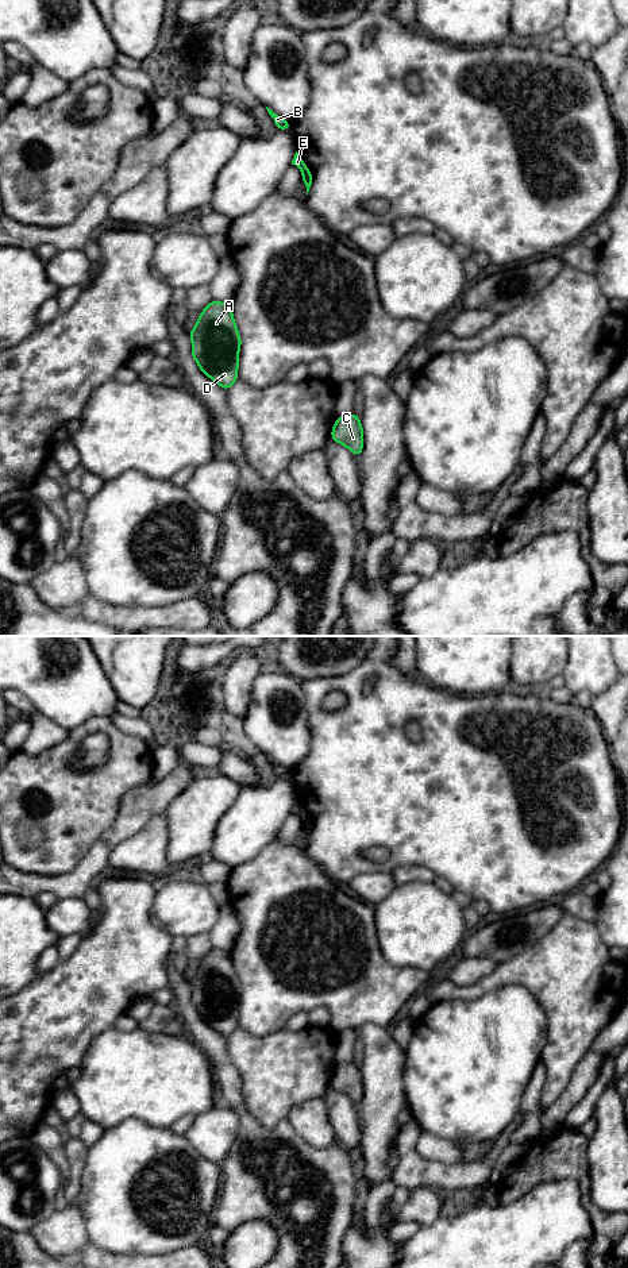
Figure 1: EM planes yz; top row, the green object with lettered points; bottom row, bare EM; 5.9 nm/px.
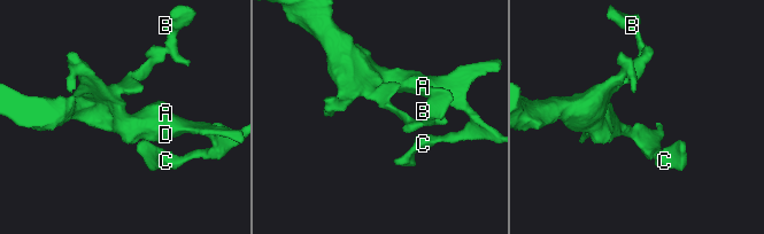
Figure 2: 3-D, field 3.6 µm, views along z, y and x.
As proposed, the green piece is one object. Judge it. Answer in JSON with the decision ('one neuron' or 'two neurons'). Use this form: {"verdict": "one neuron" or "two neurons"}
{"verdict": "two neurons"}

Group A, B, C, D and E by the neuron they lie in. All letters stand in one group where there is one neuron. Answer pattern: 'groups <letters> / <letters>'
groups A C D / B E

